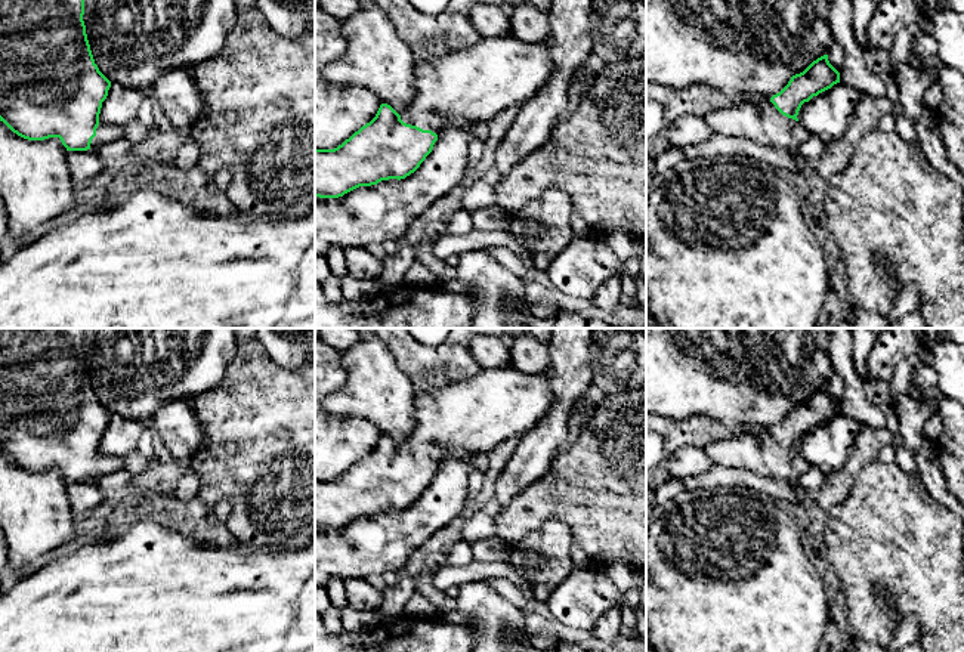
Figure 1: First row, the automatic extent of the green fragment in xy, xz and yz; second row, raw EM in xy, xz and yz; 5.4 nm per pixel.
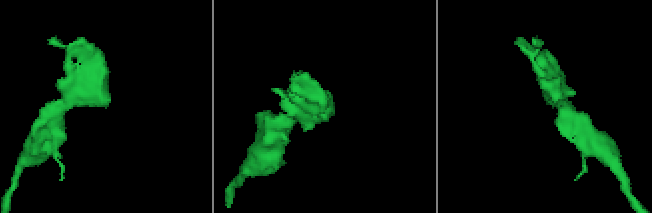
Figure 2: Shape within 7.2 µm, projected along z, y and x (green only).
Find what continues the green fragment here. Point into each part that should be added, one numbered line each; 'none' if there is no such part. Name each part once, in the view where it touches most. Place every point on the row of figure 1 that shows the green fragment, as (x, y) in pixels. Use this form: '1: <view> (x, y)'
1: xz (470, 87)

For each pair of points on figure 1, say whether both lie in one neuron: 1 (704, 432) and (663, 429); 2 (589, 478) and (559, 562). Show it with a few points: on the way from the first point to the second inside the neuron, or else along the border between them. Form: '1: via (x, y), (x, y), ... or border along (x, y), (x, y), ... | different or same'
1: via (694, 432), (673, 429) | same
2: border along (534, 531), (546, 521), (561, 519), (574, 543) | different

